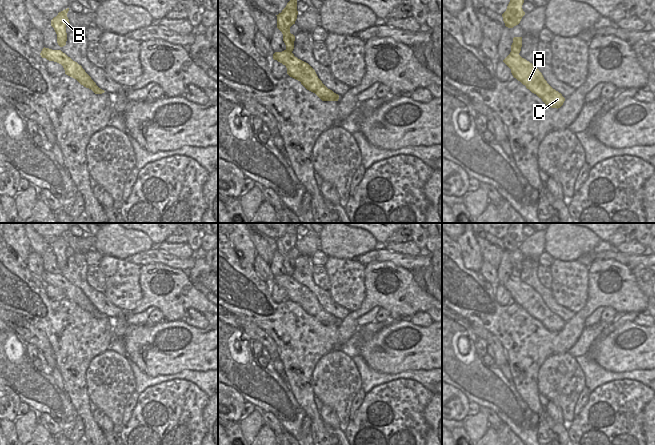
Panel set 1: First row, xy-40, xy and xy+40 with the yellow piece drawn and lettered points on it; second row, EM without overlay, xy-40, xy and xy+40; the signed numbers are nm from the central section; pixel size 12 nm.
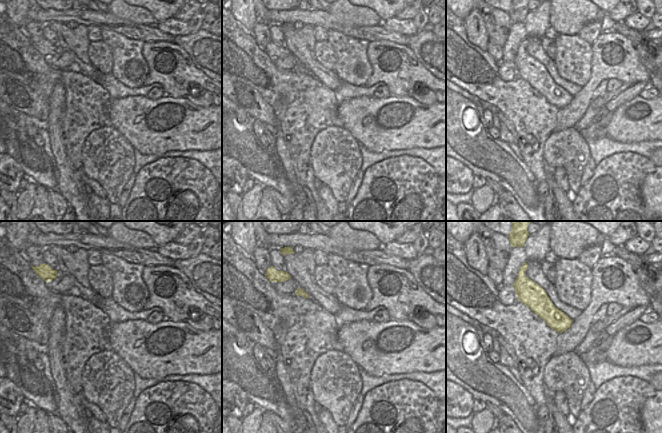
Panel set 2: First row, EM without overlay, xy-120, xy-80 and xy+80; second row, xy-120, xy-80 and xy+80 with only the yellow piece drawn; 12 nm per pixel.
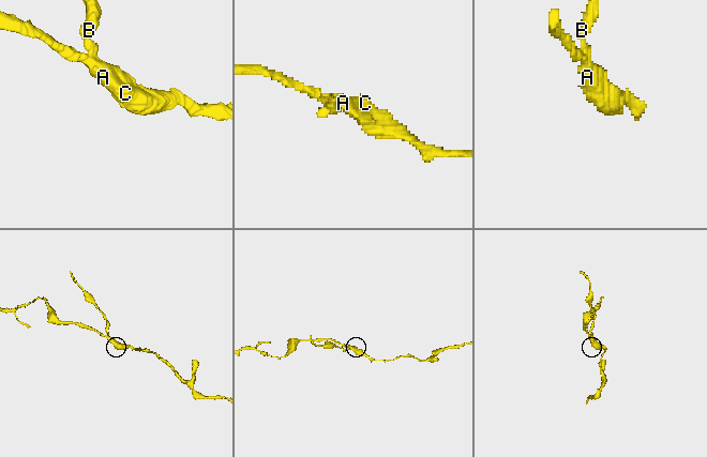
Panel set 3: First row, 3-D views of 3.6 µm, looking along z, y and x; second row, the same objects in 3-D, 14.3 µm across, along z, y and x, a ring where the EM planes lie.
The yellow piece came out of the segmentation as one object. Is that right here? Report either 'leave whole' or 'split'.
split

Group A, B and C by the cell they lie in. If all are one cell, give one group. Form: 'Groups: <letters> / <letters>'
Groups: A C / B

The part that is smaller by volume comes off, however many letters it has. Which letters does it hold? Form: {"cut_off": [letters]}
{"cut_off": ["B"]}

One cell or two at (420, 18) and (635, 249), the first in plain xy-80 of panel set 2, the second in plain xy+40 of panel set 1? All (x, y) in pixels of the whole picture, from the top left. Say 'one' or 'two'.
two

